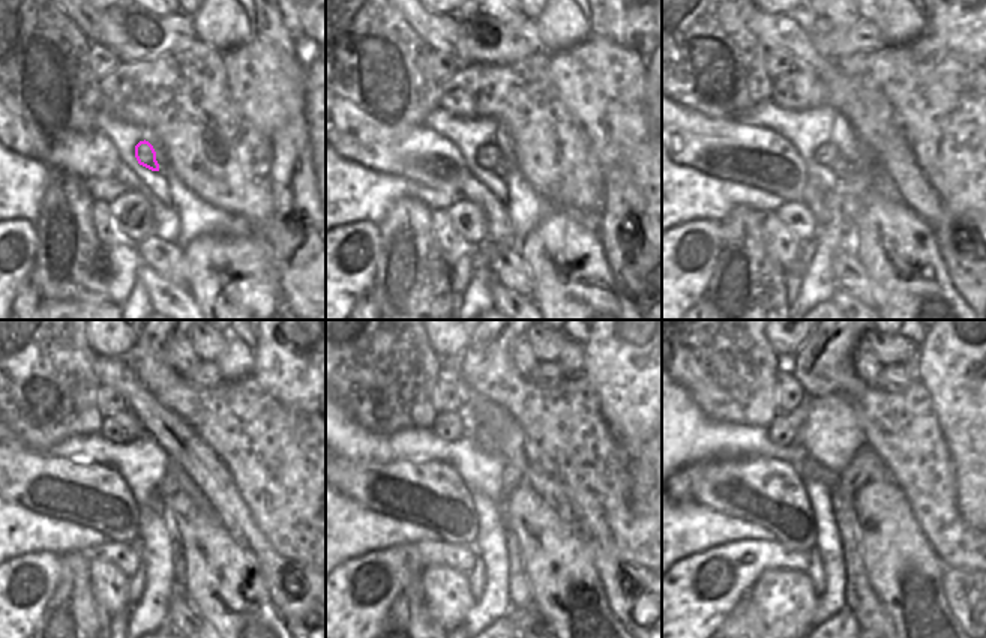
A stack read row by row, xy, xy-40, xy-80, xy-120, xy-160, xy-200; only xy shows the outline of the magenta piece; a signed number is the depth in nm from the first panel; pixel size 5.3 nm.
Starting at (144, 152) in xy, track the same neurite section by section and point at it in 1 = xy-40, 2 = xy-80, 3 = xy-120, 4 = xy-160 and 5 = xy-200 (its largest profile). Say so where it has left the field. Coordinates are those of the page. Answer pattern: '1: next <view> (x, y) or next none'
1: next xy-40 (488, 155)
2: next xy-80 (826, 155)
3: next xy-120 (168, 487)
4: next xy-160 (512, 479)
5: next xy-200 (865, 466)

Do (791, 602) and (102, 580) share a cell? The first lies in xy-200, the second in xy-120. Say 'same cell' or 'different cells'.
same cell

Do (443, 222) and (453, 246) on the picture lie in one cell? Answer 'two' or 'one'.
one

